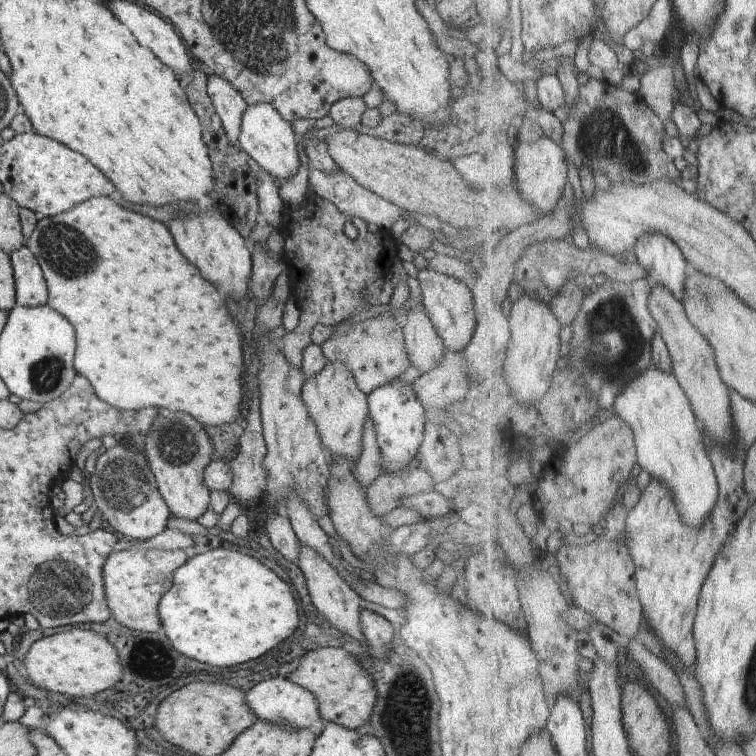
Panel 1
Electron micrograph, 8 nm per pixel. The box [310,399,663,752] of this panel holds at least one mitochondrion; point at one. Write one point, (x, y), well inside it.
(411, 692)

